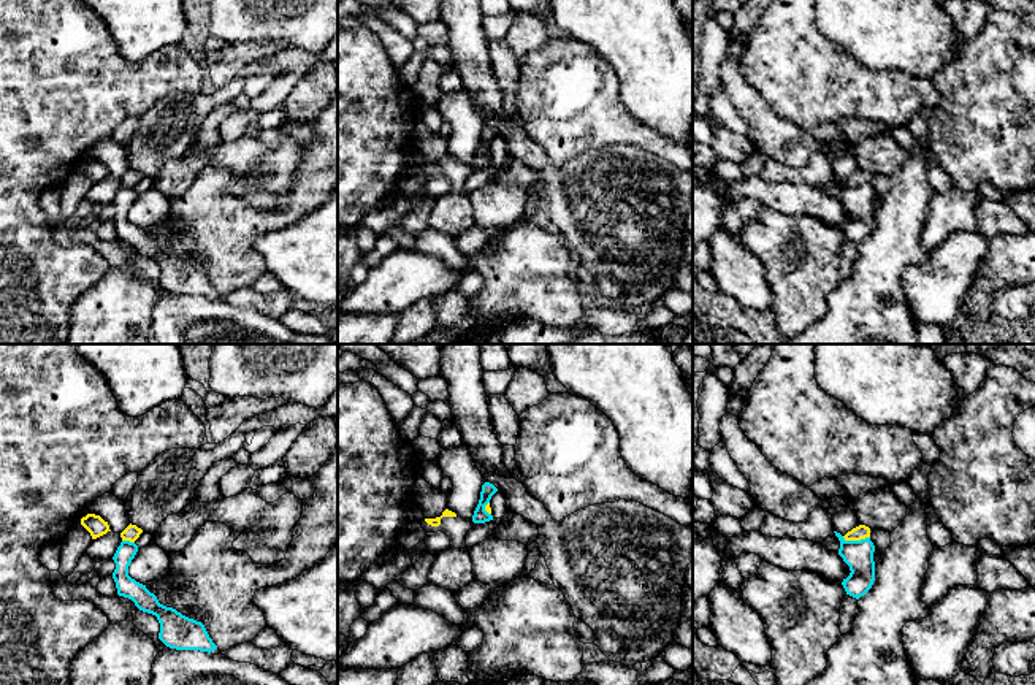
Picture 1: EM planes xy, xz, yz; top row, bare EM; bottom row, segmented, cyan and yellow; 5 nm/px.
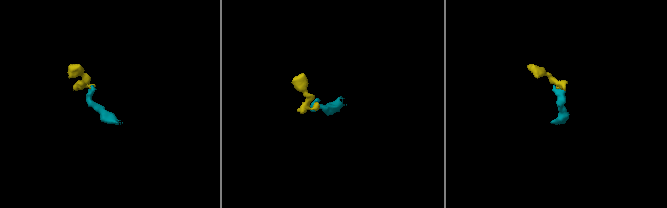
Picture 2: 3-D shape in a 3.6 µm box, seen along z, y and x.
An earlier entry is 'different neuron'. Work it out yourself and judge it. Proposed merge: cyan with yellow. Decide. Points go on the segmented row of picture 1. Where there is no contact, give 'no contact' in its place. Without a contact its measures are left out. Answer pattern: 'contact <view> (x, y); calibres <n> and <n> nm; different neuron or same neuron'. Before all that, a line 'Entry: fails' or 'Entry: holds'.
Entry: holds
contact yz (856, 541); calibres 150 and 70 nm; different neuron

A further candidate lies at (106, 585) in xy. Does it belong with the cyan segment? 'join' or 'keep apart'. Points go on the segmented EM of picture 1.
keep apart

